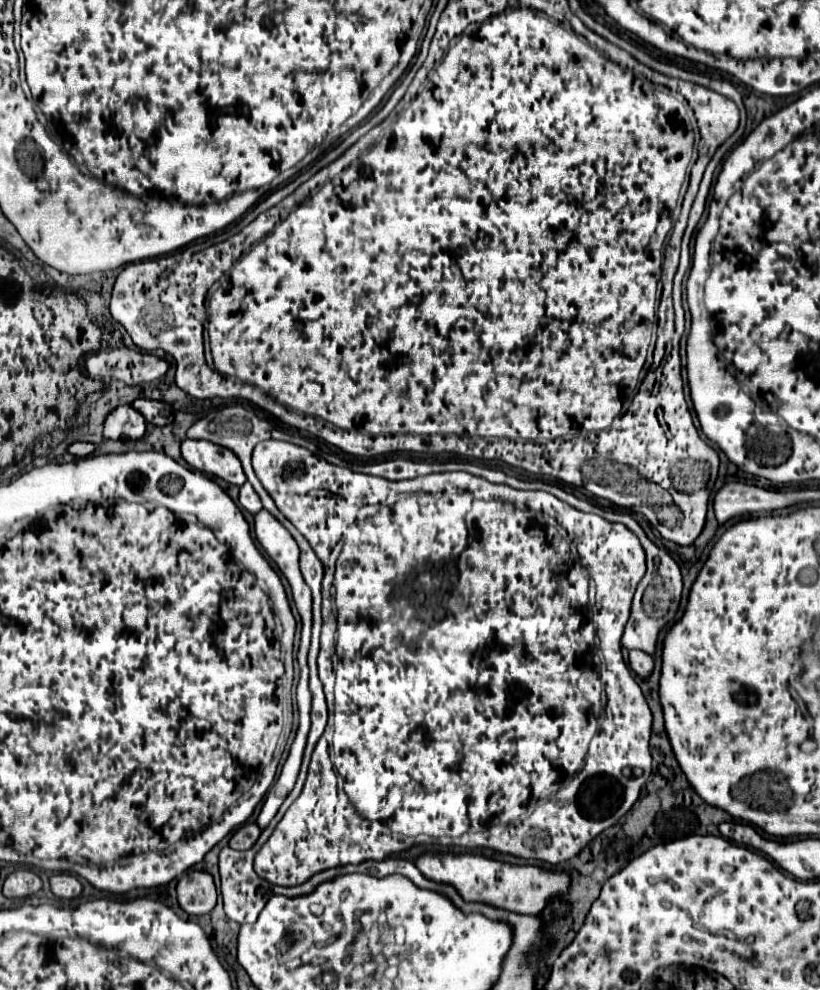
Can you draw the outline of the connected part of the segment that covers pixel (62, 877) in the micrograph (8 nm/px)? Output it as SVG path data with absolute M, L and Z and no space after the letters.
M59 873L59 875L53 875L51 877L51 891L57 895L57 897L65 897L65 899L71 899L71 897L77 897L81 893L81 881L75 877L75 875L69 875L69 873Z

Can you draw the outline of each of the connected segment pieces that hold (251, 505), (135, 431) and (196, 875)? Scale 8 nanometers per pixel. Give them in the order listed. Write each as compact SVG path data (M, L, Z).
M245 483L243 487L241 487L241 493L239 493L239 503L241 503L241 507L245 507L249 513L259 513L261 509L263 509L263 505L261 505L261 499L259 499L259 495L253 491L253 487L249 485L249 483Z
M121 405L107 415L103 435L107 439L141 439L145 435L145 417L131 405Z
M187 871L177 883L177 901L189 915L207 915L217 901L213 877L205 871Z

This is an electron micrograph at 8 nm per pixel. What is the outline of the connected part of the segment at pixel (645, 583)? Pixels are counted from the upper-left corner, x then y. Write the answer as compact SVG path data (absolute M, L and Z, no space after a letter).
M595 509L597 515L601 515L603 519L607 521L619 521L619 523L625 523L625 527L629 527L641 541L643 549L645 549L645 555L647 555L647 573L643 577L643 581L639 583L637 587L637 593L633 597L633 607L631 607L631 619L625 627L625 633L623 633L623 647L627 651L631 649L641 649L645 653L649 653L651 657L655 655L655 647L657 647L657 637L661 633L661 629L665 625L669 625L675 615L677 615L677 609L679 609L679 603L681 603L681 591L683 591L683 581L681 581L681 571L679 571L679 565L673 561L673 557L659 549L655 543L651 543L647 539L647 535L643 533L643 529L639 527L639 523L627 515L627 513L617 513L613 509Z

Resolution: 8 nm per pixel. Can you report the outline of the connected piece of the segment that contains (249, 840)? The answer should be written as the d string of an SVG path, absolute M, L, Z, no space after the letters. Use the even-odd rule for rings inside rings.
M247 823L233 833L233 837L229 839L229 847L237 849L237 851L245 851L245 849L253 847L253 843L257 841L259 835L261 835L261 829L255 823Z

